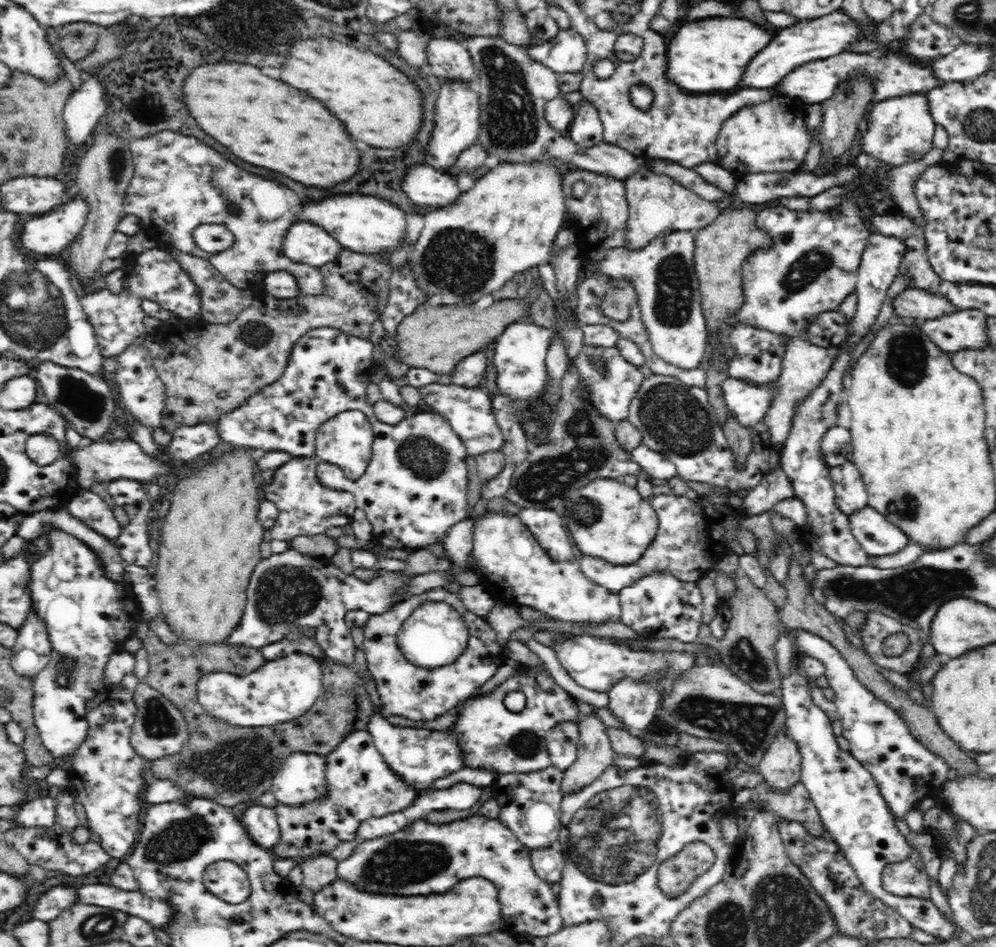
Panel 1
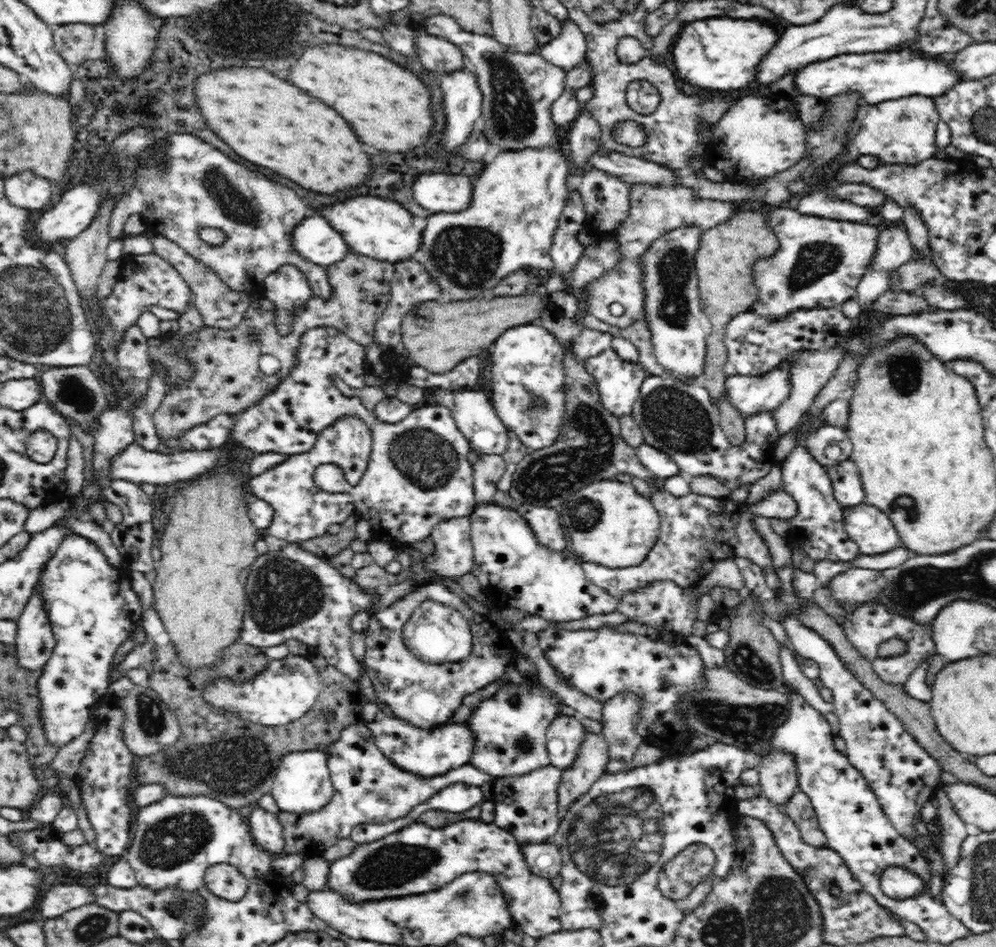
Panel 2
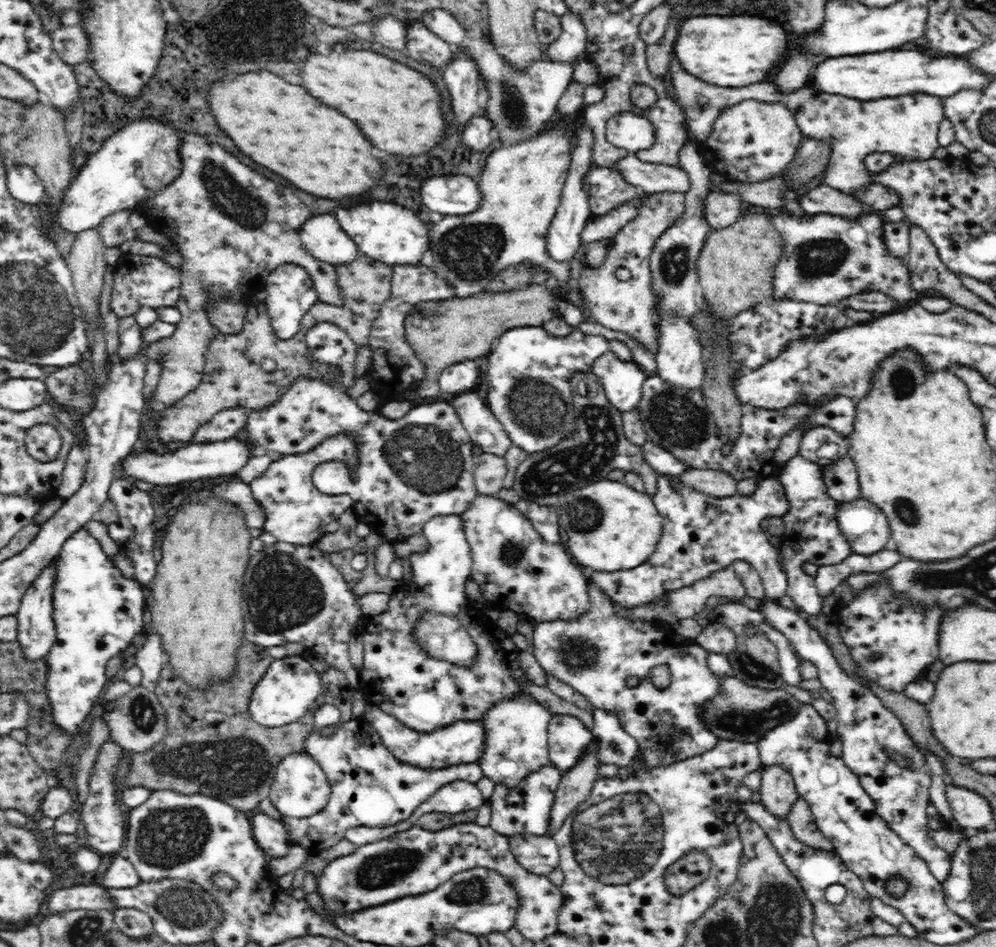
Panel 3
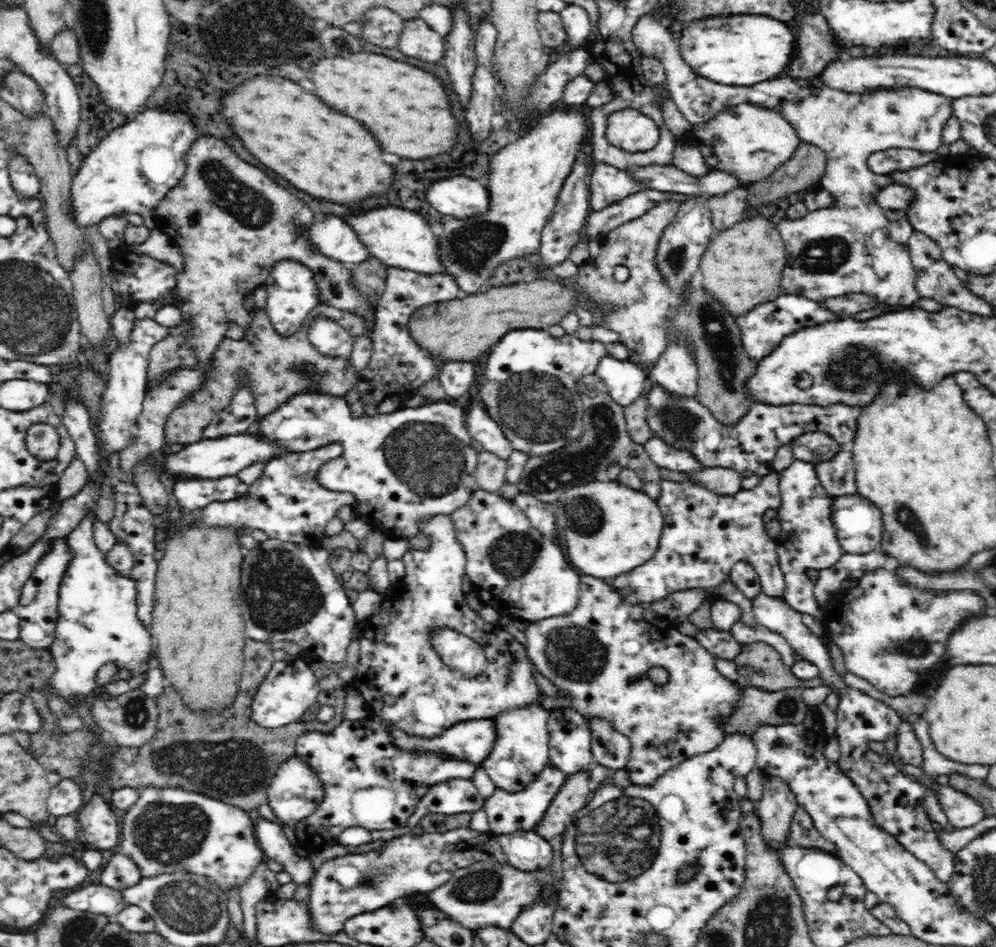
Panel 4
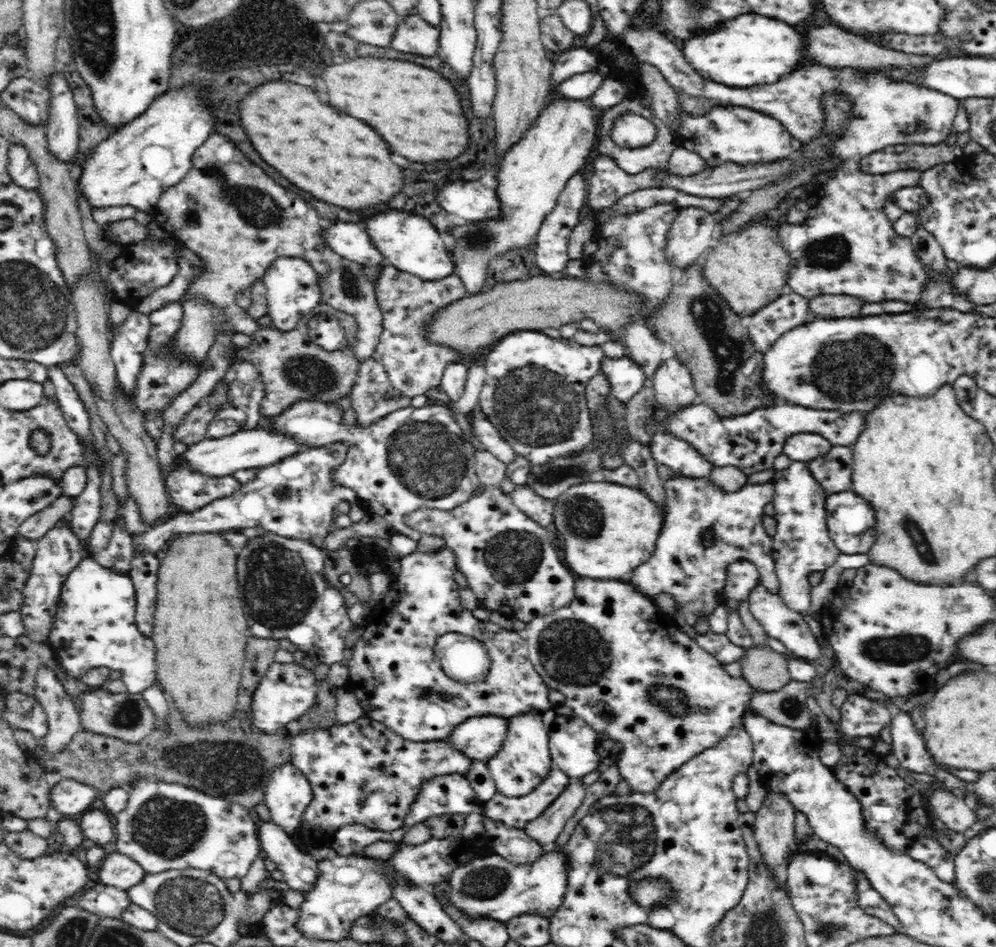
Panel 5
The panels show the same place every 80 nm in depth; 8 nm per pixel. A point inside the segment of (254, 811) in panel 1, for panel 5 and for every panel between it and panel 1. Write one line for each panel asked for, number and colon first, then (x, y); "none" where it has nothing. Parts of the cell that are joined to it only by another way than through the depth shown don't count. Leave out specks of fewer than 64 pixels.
2: (266, 830)
3: (271, 836)
4: (270, 836)
5: (299, 868)

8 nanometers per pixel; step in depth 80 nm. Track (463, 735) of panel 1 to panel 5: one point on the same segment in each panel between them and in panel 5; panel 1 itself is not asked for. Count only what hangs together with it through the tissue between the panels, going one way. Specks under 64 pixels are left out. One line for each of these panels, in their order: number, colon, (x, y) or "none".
2: (510, 728)
3: (516, 729)
4: (521, 751)
5: (524, 760)

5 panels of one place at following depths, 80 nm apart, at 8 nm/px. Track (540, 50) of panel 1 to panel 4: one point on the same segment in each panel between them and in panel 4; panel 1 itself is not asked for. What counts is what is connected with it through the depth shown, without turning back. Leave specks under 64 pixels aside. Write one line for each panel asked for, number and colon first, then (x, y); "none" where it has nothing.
2: (568, 49)
3: (572, 41)
4: (575, 19)

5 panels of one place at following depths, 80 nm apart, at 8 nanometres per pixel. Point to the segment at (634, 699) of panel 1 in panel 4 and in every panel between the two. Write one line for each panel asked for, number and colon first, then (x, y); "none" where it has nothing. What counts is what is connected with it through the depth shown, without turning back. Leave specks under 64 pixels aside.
2: (618, 715)
3: (614, 746)
4: (611, 749)

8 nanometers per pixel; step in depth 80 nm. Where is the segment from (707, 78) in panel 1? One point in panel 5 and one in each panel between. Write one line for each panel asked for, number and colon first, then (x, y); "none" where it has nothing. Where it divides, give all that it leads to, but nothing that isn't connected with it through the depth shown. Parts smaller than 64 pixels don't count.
2: (716, 53)
3: (731, 51)
4: (741, 50)
5: (749, 50)

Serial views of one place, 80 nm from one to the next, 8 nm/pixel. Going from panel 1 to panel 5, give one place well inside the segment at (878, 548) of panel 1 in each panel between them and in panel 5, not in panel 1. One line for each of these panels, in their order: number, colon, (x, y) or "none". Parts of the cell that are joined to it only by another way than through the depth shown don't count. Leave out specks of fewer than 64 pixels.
2: (872, 530)
3: (864, 525)
4: (858, 522)
5: (850, 519)

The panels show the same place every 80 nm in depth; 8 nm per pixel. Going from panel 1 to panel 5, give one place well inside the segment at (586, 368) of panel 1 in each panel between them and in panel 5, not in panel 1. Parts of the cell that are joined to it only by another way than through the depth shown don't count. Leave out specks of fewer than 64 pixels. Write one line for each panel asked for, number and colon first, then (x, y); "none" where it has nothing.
2: (619, 382)
3: (622, 381)
4: (626, 380)
5: (626, 377)

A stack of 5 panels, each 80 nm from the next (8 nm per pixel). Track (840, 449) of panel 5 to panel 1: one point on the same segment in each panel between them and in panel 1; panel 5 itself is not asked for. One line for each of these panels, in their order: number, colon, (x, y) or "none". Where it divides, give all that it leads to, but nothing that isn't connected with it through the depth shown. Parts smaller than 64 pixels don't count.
1: (850, 492)
2: (845, 479)
3: (841, 478)
4: (837, 475)

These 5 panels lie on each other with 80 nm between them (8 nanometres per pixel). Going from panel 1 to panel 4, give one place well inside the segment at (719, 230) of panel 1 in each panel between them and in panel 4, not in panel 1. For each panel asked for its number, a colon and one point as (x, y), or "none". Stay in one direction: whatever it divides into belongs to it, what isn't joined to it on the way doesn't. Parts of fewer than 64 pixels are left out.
2: (726, 252)
3: (736, 264)
4: (742, 266)

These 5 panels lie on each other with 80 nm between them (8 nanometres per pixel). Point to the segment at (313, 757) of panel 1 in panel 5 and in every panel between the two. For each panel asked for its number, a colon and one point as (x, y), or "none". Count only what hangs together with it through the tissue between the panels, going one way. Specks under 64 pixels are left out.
2: (302, 785)
3: (300, 789)
4: (294, 793)
5: (288, 793)

